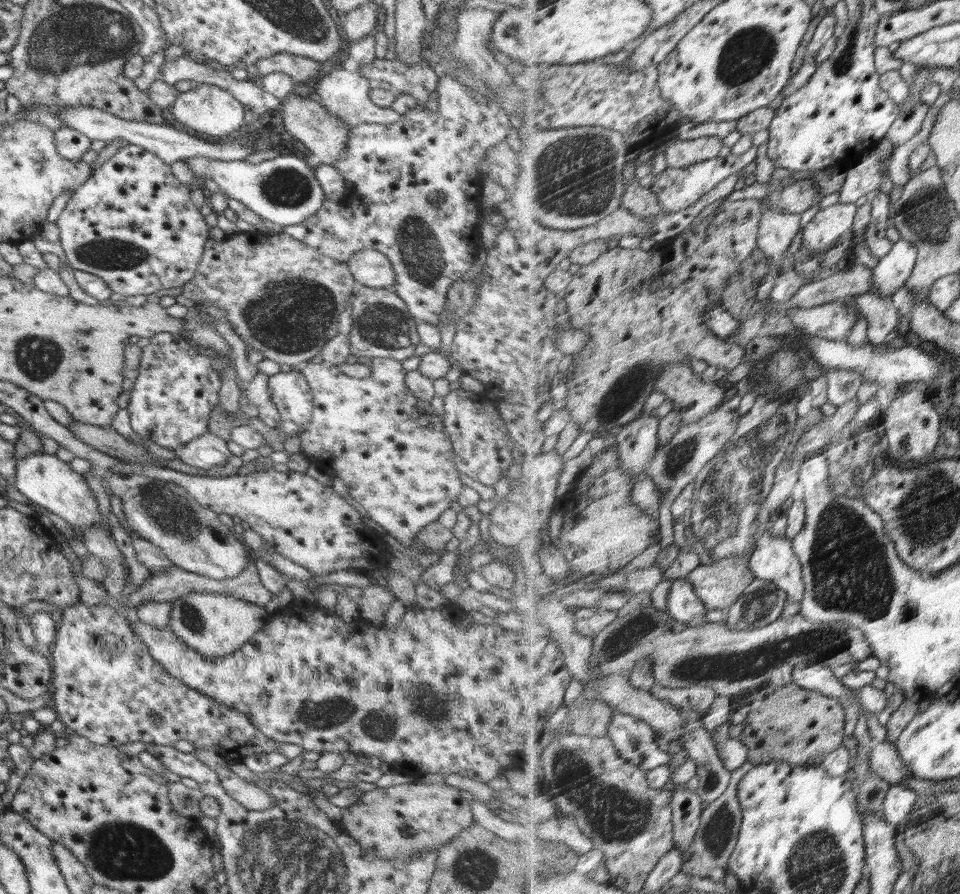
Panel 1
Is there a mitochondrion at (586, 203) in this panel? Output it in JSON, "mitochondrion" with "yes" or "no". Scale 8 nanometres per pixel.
{"mitochondrion":"yes"}

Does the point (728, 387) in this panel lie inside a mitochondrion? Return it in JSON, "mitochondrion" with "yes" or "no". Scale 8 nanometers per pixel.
{"mitochondrion":"no"}

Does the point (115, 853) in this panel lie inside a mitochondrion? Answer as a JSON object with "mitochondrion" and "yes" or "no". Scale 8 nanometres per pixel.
{"mitochondrion":"yes"}

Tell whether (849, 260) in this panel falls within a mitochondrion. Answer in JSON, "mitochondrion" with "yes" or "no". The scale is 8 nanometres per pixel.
{"mitochondrion":"no"}

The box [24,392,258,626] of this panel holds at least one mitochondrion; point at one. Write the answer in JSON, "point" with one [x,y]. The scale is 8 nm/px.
{"point":[181,523]}

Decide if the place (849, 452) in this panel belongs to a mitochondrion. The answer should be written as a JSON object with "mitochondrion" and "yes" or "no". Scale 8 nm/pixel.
{"mitochondrion":"yes"}

